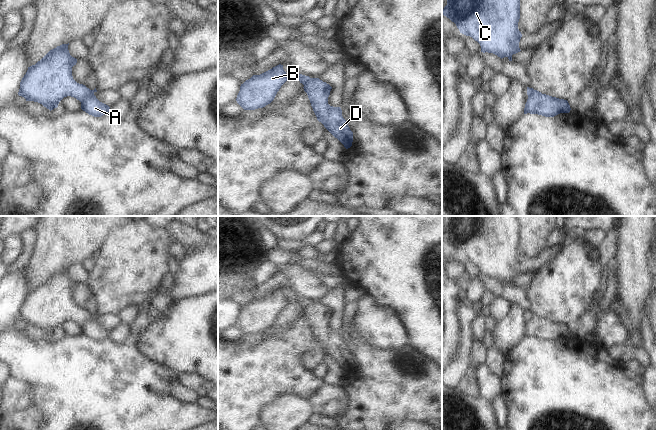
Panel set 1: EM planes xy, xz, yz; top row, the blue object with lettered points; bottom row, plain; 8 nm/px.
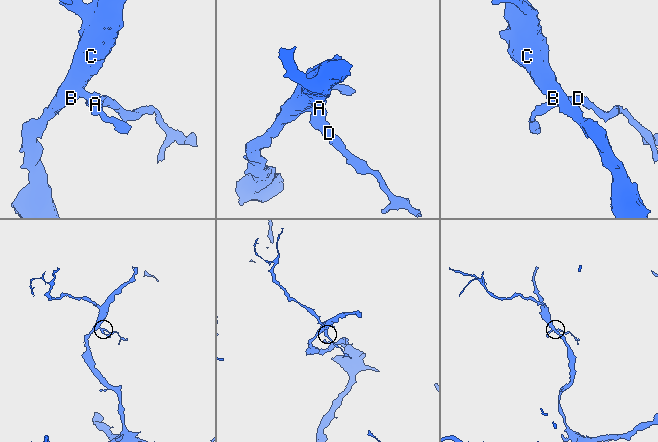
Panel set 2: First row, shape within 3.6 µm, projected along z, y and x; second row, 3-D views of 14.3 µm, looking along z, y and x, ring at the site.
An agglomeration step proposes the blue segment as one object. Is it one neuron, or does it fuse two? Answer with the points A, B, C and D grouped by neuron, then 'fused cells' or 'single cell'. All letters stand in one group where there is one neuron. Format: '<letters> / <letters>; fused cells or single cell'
A D / B C; fused cells

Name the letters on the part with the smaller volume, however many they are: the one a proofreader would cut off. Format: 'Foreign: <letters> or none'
Foreign: A, D

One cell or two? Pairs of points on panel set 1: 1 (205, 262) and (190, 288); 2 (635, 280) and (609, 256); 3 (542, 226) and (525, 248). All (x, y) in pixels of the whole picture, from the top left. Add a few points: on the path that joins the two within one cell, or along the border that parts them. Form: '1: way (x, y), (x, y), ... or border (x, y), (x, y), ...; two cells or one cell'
1: way (202, 268), (190, 282); one cell
2: border (618, 236), (618, 249), (614, 259); two cells
3: way (537, 231), (530, 243); one cell

